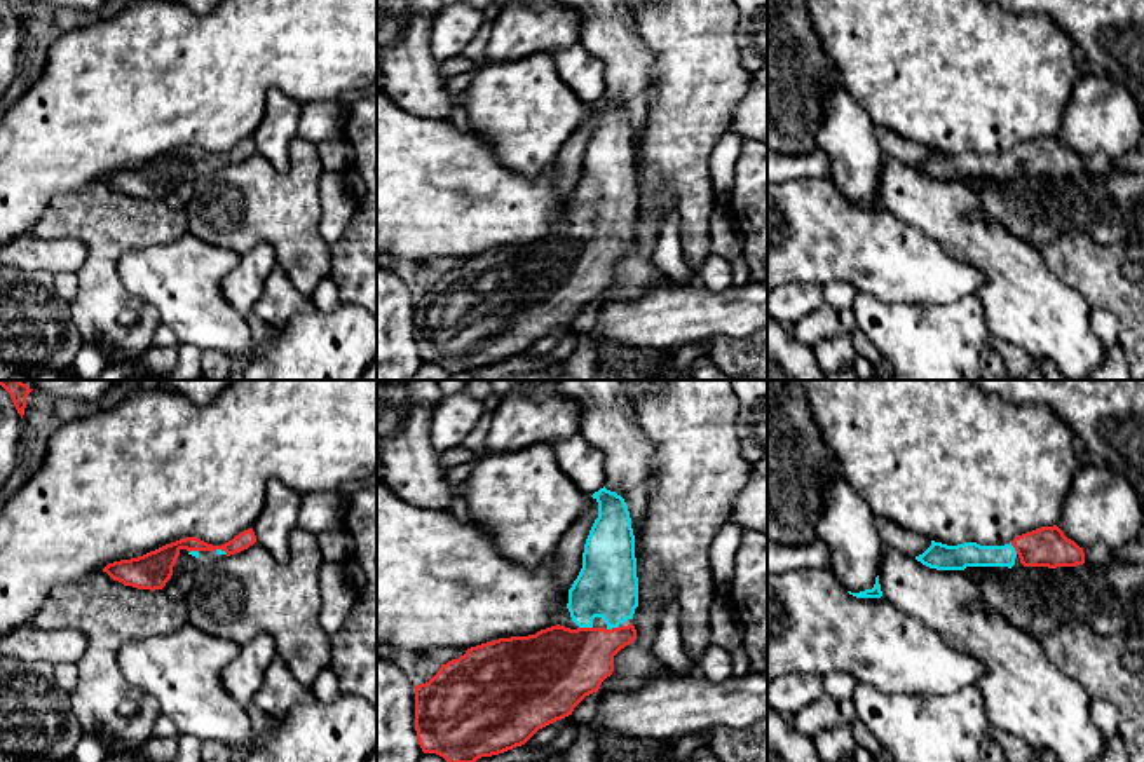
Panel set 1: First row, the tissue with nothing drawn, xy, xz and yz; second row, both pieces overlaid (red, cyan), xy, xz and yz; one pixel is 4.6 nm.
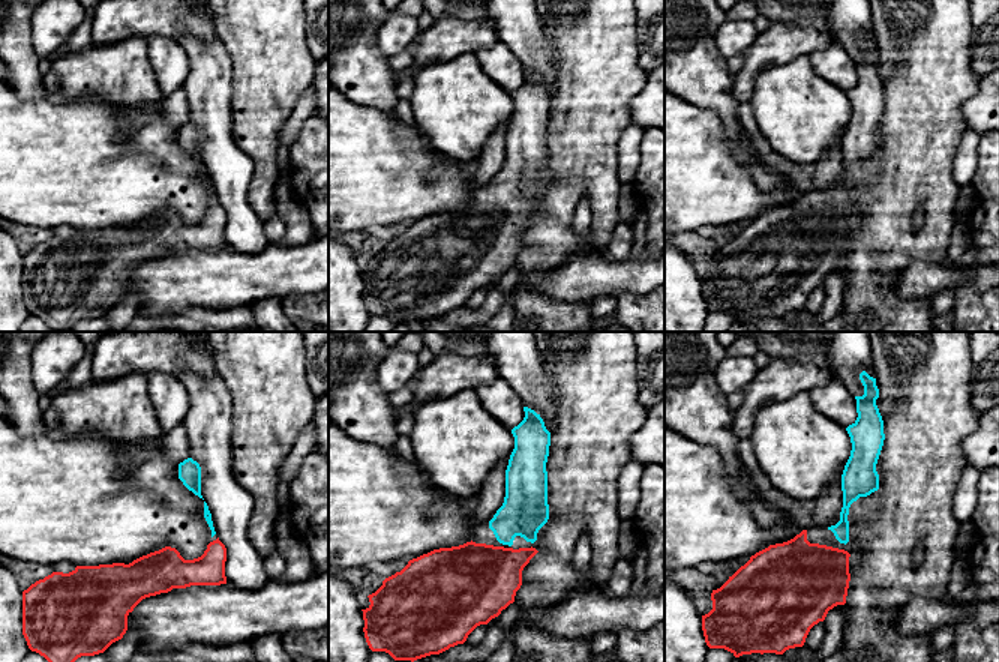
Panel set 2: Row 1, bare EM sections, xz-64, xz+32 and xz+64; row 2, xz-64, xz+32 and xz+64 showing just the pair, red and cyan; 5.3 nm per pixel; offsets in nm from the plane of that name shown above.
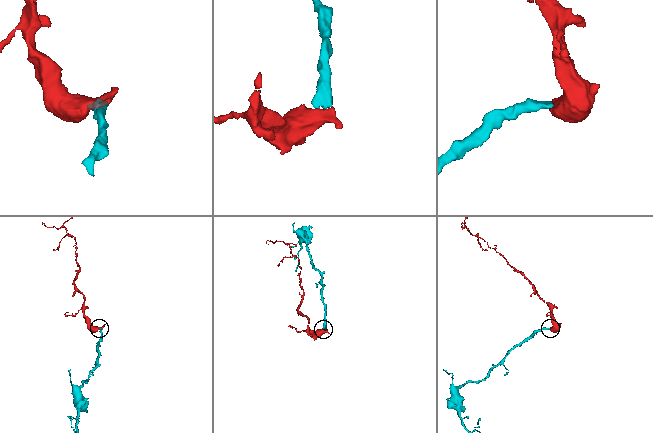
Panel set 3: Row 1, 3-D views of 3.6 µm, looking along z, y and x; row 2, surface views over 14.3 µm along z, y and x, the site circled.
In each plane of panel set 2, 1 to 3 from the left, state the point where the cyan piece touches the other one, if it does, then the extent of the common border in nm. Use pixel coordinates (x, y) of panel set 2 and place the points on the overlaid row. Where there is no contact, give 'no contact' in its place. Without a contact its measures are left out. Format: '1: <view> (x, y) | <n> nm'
1: no contact
2: no contact
3: no contact

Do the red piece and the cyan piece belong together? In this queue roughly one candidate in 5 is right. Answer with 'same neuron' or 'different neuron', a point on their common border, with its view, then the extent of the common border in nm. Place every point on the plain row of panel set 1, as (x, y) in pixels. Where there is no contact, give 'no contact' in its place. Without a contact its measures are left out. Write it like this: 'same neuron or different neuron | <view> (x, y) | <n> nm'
same neuron | xz (586, 238) | 60 nm

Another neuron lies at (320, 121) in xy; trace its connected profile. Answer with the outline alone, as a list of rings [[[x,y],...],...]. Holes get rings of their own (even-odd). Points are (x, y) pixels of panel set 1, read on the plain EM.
[[[347,99],[309,101],[302,105],[296,136],[317,145],[342,134],[347,119]]]

